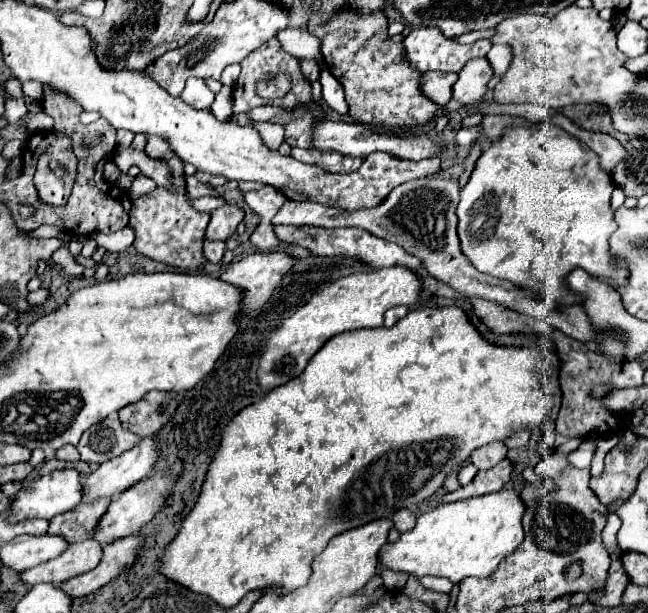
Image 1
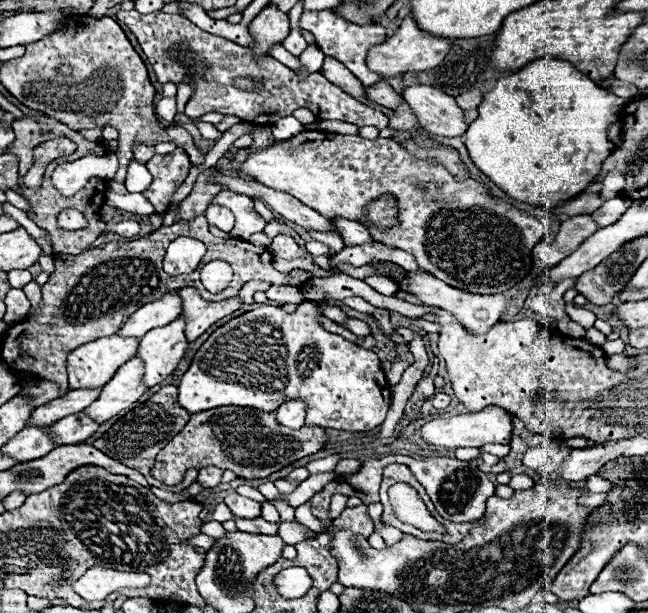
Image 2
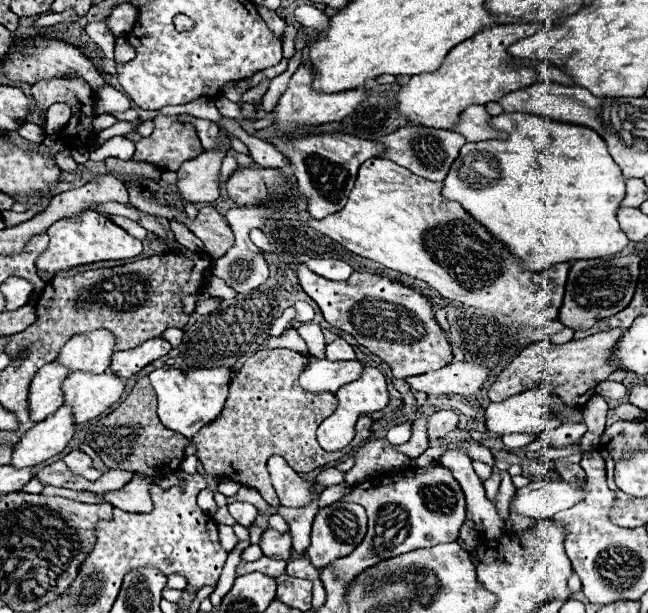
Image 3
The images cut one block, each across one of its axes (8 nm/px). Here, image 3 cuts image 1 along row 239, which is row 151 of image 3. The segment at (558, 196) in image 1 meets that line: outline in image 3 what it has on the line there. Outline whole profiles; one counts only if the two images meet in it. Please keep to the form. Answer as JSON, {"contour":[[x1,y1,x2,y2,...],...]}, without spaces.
{"contour":[[526,112,492,116,490,126,508,136,504,140,494,138,464,144,444,180,442,194,448,200,460,202,468,214,482,222,492,236,522,260,526,270,546,270,552,264,568,260,610,256,630,242,616,220,616,210,624,198,624,176,612,160,606,142,594,130,580,124,552,122,550,118]]}

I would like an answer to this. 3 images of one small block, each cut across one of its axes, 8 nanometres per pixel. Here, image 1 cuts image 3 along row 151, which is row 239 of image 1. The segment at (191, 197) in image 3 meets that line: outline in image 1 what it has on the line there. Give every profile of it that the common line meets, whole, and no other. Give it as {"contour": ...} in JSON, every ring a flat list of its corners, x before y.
{"contour":[[236,204,216,208,212,212,210,224,206,228,206,238,210,238,210,240,228,240,236,232,236,226,242,220,244,220,244,210,238,208]]}

